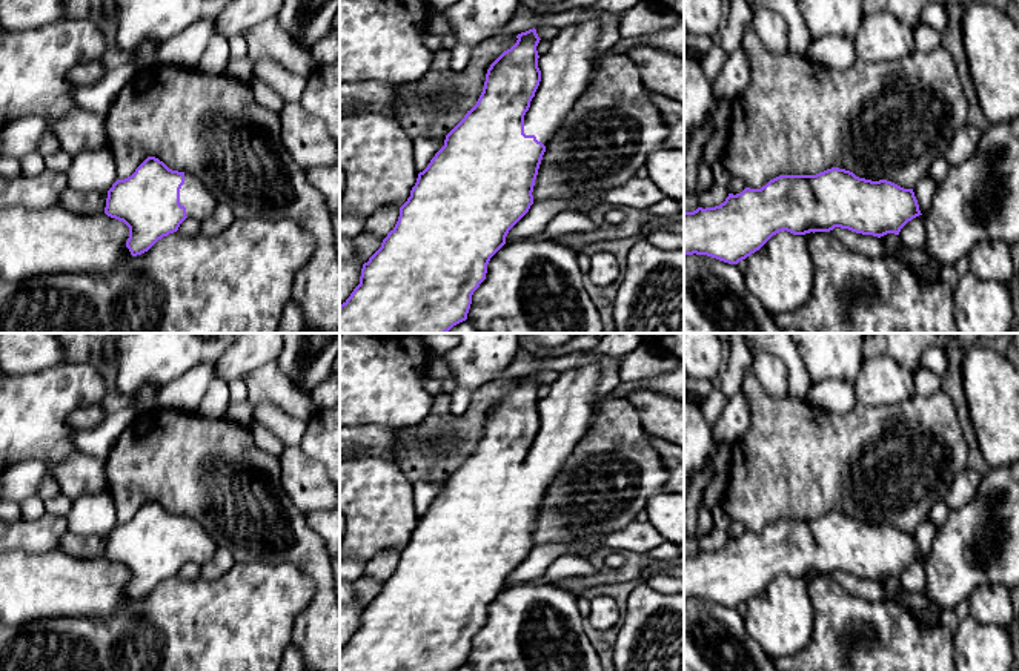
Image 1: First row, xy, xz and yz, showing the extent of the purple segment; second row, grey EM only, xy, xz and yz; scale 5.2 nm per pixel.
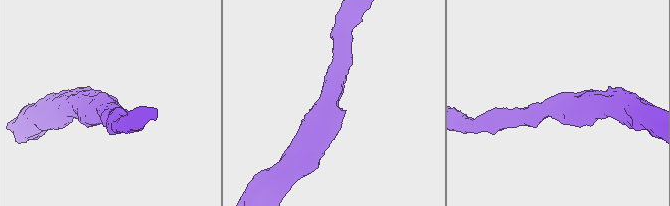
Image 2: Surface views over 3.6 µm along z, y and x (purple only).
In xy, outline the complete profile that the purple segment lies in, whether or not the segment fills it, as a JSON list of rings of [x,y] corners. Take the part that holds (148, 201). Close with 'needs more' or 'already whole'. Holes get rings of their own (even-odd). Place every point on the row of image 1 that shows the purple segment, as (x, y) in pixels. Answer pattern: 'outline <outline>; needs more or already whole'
outline [[[148,157],[131,177],[112,184],[105,213],[129,227],[126,247],[137,256],[177,232],[186,218],[201,223],[217,207],[218,201],[198,177]]]; needs more

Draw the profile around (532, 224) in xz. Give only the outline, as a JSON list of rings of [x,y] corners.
[[[546,200],[533,203],[529,212],[509,230],[506,243],[515,240],[536,240],[544,235],[544,229],[549,221],[559,212],[576,210],[579,213],[589,213],[581,209],[581,206],[572,203],[570,200]]]

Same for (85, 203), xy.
[[[68,187],[61,193],[58,204],[74,213],[92,215],[105,212],[106,198],[108,192],[80,192]]]

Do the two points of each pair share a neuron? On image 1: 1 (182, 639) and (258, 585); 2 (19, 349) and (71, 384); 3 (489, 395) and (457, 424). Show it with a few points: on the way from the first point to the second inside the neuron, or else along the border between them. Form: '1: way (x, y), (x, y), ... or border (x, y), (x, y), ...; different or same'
1: way (200, 639), (205, 639), (240, 604); same
2: border (63, 361), (40, 370), (16, 375); different
3: way (481, 403), (464, 421); same

